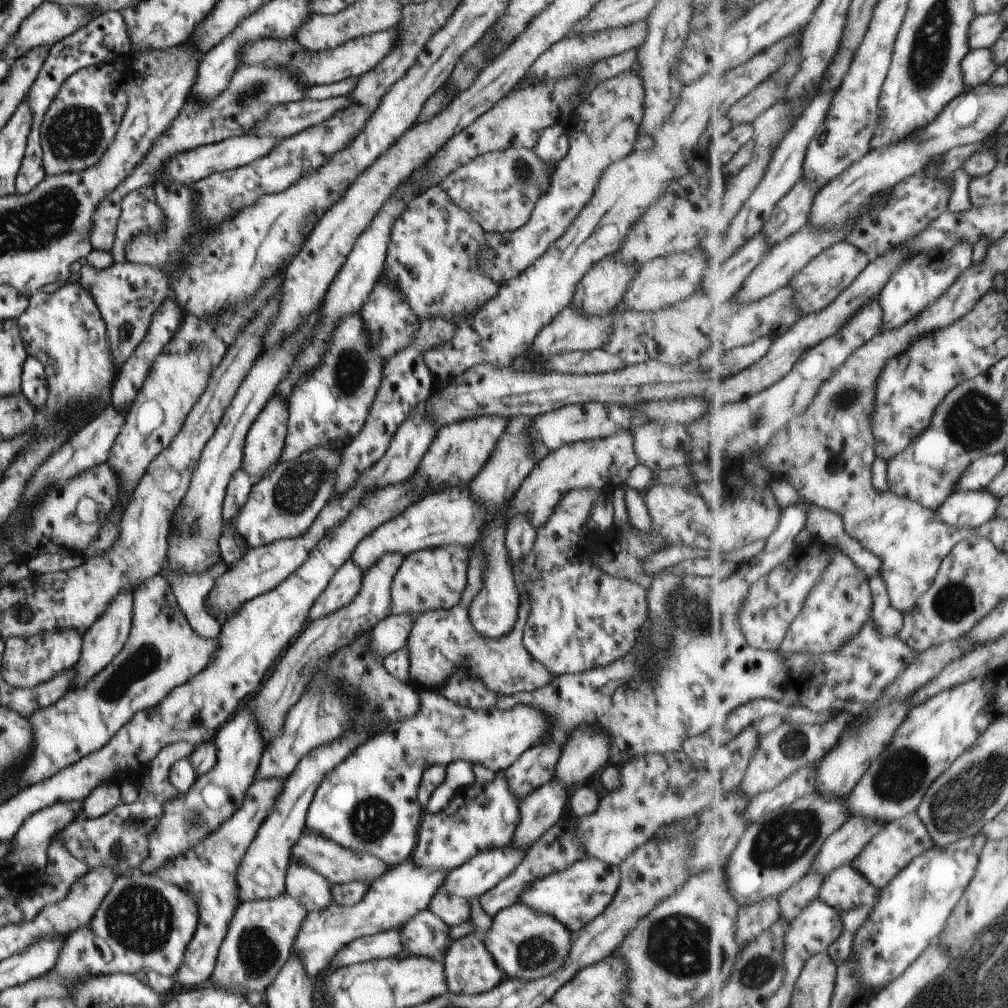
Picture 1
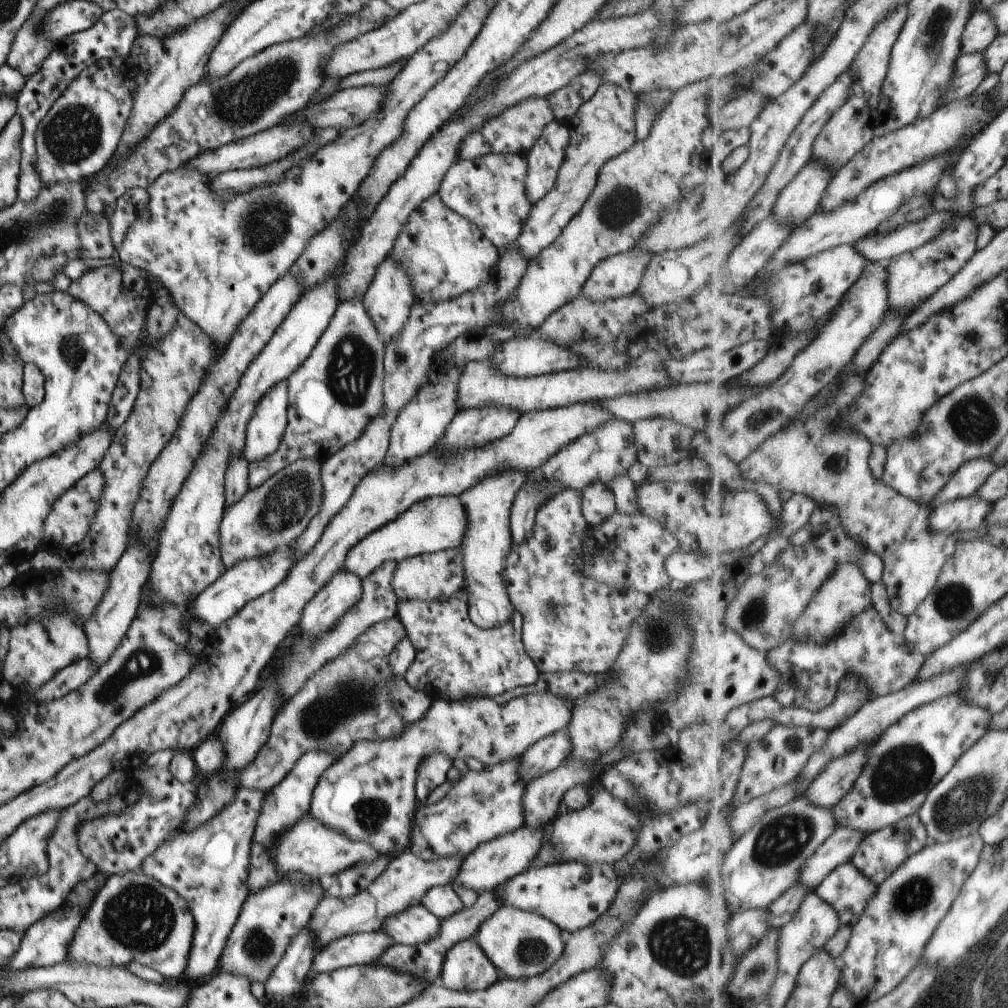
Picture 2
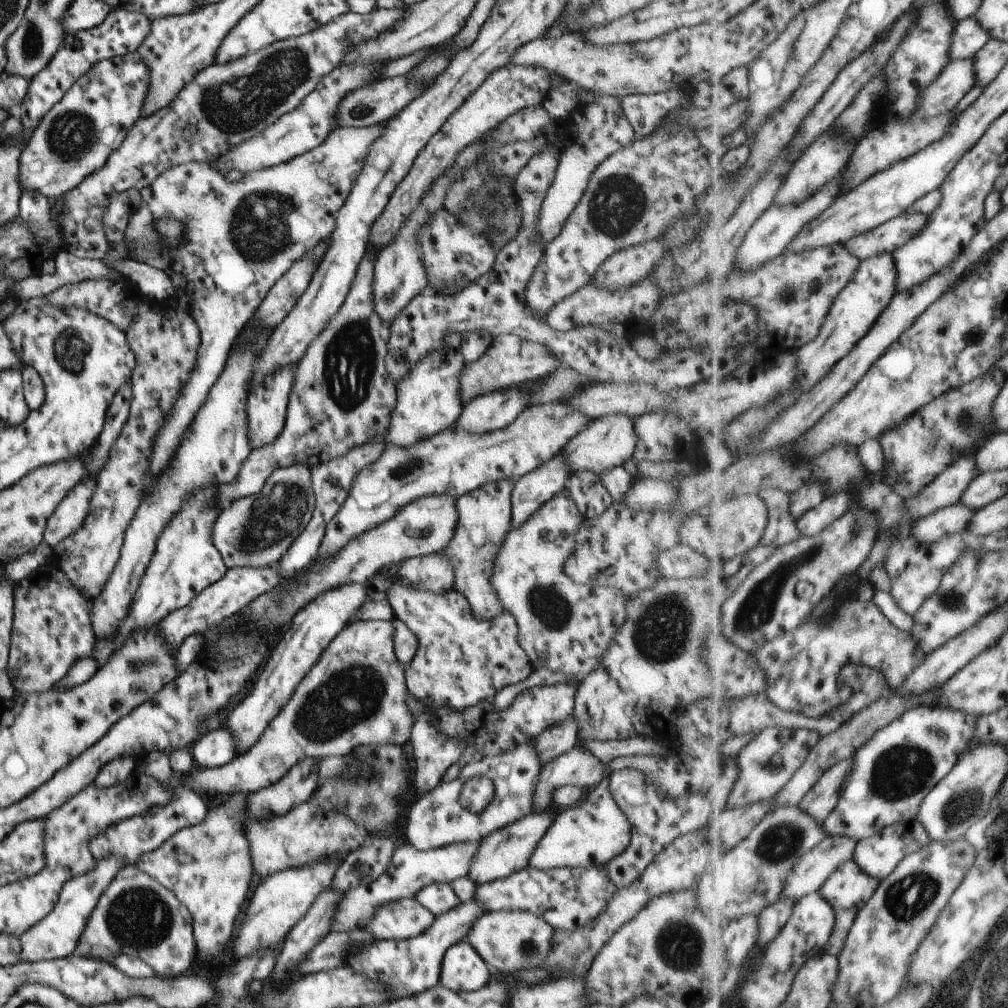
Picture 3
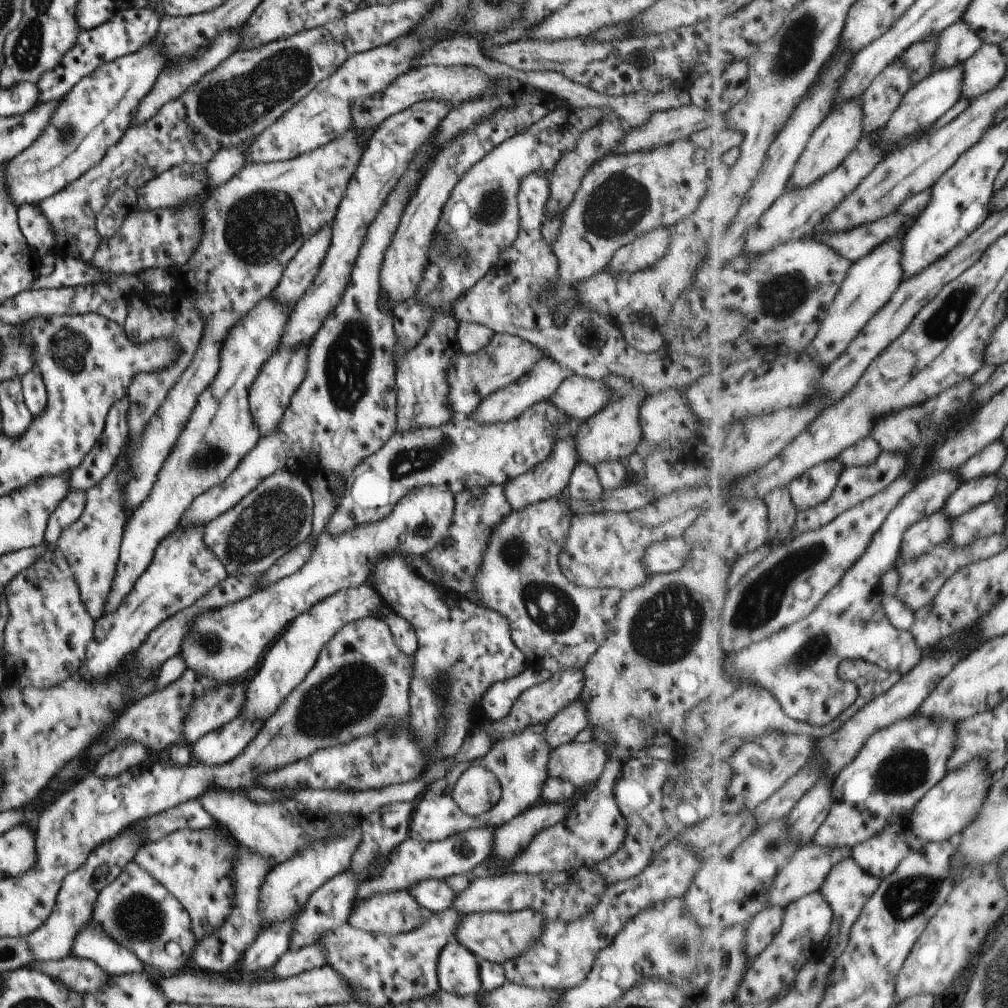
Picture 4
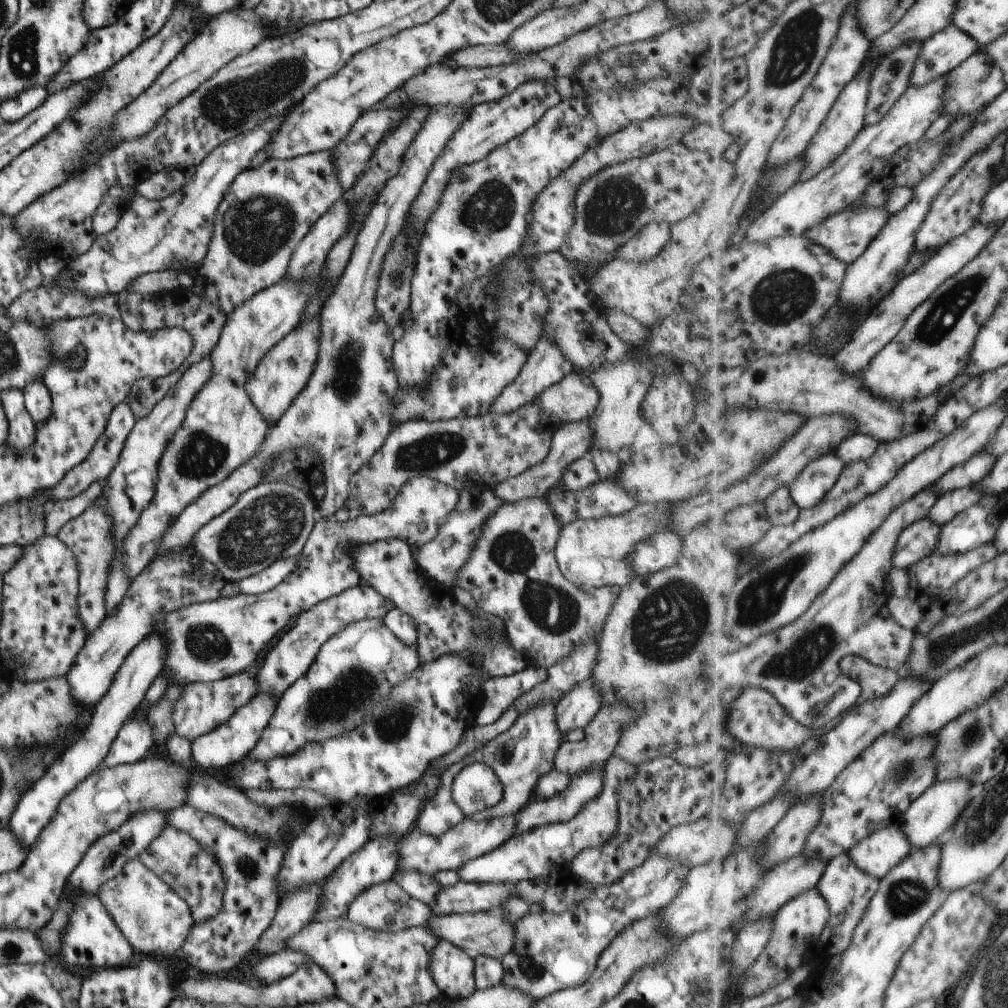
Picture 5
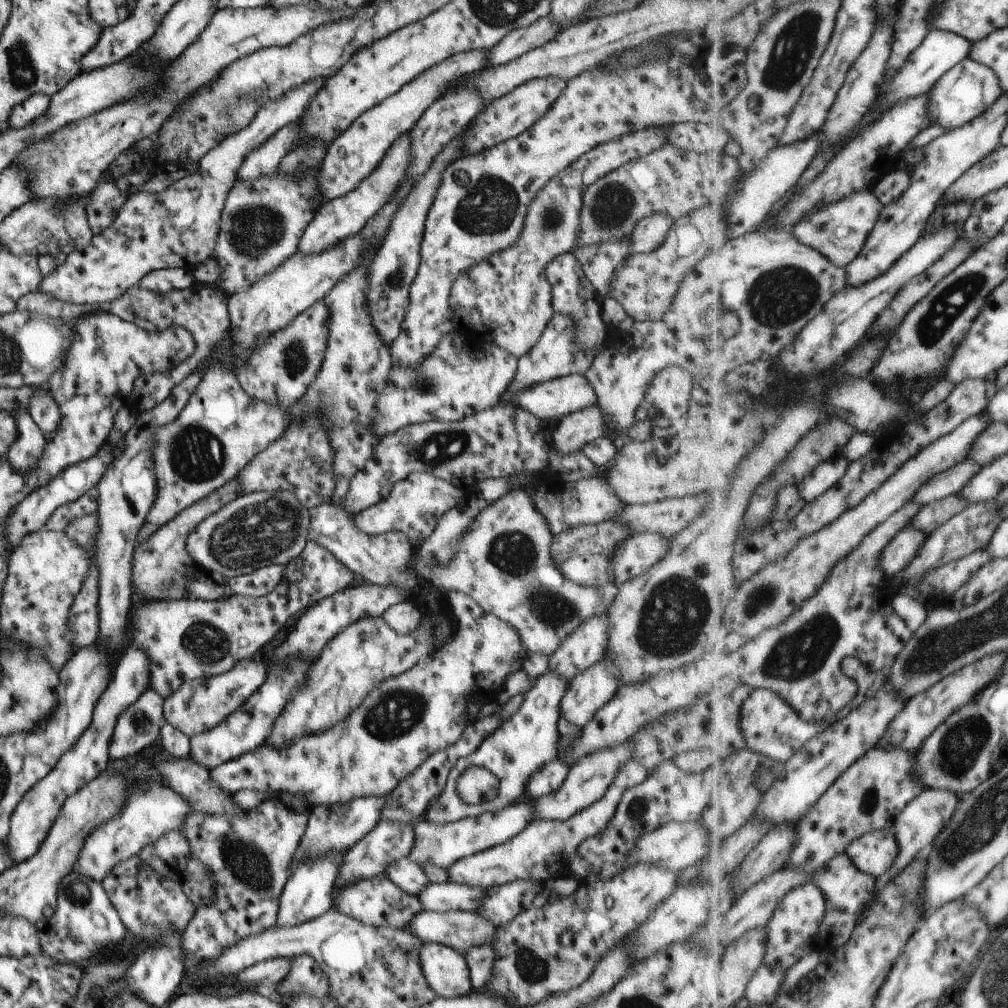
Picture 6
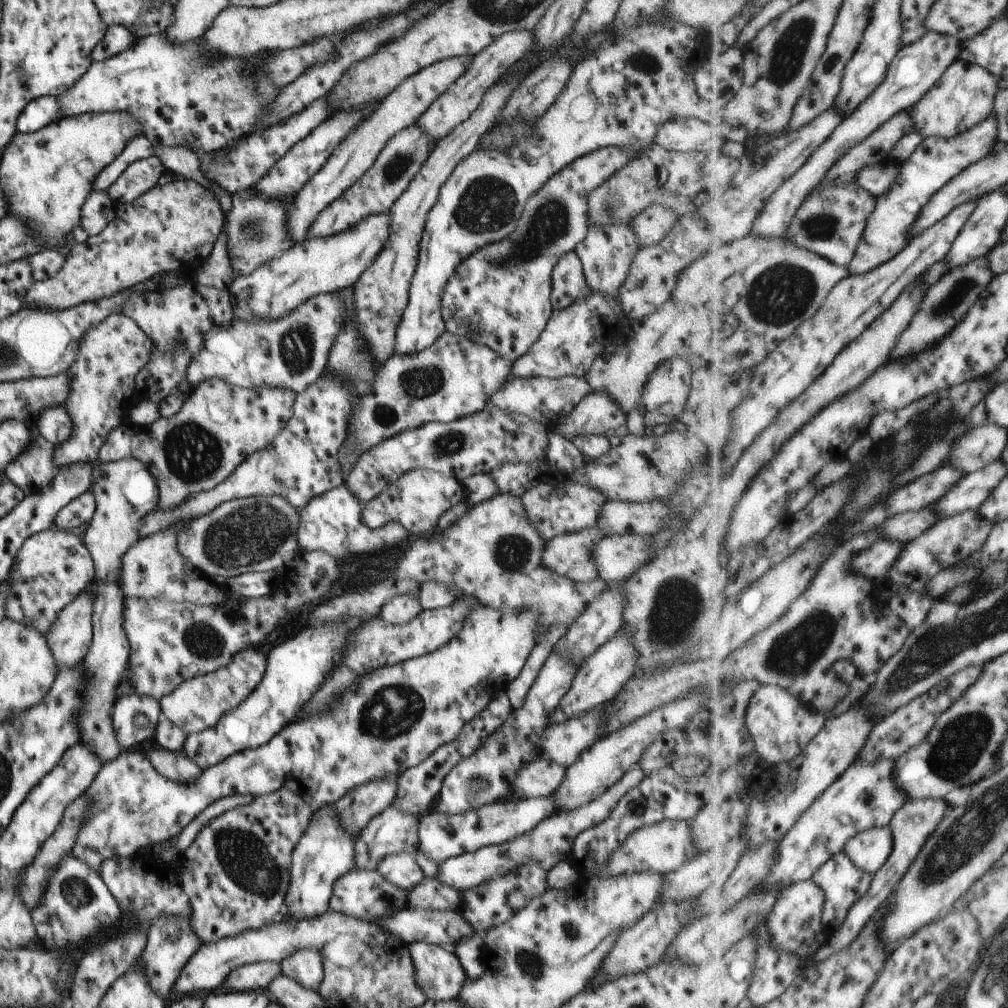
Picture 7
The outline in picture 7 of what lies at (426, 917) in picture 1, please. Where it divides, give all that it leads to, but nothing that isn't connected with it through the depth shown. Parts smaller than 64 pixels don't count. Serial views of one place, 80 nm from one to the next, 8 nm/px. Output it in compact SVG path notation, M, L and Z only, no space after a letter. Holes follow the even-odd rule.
M376 870L347 871L334 882L328 908L368 923L377 923L390 915L393 916L394 910L401 911L407 908L407 898L404 890L387 882Z

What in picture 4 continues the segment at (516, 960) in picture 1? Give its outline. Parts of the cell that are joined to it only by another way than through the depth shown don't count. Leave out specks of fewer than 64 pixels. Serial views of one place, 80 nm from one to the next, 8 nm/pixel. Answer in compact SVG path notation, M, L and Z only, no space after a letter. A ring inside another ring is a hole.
M531 909L502 913L491 911L484 913L469 913L459 921L454 933L460 942L477 960L487 961L501 966L505 961L517 958L527 952L544 927L544 916Z

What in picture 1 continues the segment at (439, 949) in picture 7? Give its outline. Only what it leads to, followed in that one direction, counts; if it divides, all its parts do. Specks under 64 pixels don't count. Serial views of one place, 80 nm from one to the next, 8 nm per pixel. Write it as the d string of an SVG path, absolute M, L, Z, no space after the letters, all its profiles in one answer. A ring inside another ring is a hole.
M469 933L453 940L446 948L441 961L443 962L443 972L446 974L446 987L449 993L467 996L486 993L499 984L499 980L501 980L501 972L497 969L493 957L475 933Z

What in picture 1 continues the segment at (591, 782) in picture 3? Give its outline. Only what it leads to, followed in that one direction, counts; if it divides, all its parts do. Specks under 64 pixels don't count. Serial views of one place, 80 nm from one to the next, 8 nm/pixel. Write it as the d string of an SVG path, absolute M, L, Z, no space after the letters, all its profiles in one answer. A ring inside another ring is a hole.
M555 778L548 783L542 784L535 790L532 790L518 804L519 820L513 831L510 846L517 849L528 849L538 838L559 820L563 812L563 803L568 796L569 791L561 787Z

